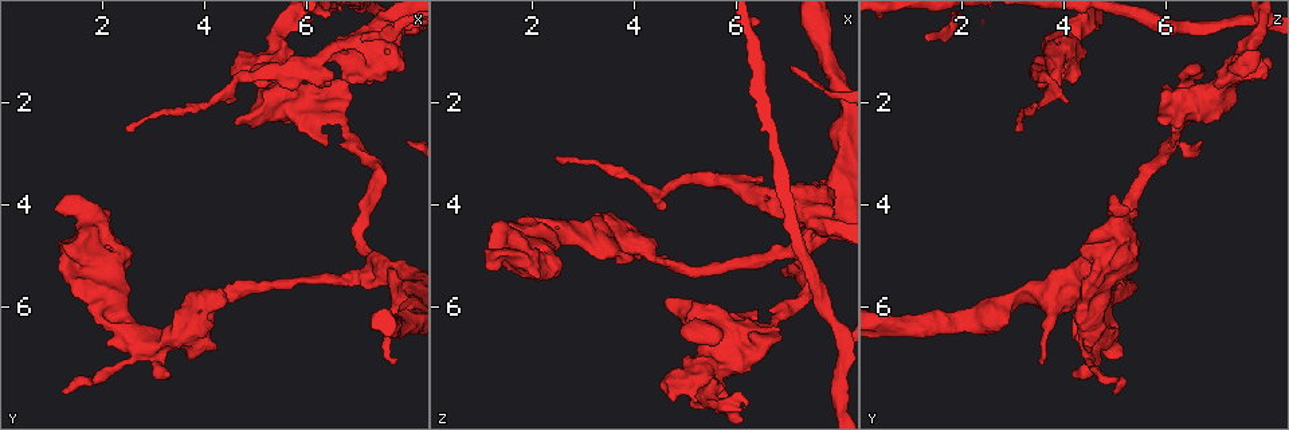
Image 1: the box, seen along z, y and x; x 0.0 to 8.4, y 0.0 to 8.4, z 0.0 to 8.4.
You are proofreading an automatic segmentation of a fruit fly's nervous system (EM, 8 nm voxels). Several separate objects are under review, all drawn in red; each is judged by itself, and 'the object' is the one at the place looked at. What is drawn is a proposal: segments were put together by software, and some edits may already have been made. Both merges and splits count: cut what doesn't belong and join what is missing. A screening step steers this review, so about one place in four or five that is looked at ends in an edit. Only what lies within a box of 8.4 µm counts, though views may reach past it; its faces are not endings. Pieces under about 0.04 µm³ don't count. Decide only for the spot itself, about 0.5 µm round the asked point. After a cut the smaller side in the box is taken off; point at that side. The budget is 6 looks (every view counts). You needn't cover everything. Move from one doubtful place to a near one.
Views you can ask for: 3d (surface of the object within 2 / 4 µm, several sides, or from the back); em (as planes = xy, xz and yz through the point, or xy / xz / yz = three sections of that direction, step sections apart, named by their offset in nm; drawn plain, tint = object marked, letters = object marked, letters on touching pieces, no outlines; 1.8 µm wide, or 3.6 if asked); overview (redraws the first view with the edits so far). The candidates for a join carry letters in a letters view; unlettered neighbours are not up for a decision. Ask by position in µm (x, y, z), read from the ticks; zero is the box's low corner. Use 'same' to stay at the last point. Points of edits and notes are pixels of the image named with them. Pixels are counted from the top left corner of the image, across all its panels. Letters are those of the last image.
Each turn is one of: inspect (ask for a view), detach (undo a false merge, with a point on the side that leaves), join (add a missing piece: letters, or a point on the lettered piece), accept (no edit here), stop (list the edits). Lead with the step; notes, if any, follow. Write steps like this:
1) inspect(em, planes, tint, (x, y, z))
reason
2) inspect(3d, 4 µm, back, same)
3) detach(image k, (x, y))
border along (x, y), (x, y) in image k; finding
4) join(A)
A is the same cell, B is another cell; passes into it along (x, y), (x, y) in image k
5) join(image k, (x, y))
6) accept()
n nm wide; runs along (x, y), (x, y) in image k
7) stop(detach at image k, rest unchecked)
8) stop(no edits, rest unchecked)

inspect(3d, 2 µm, (1.15, 4.05, 5.25))

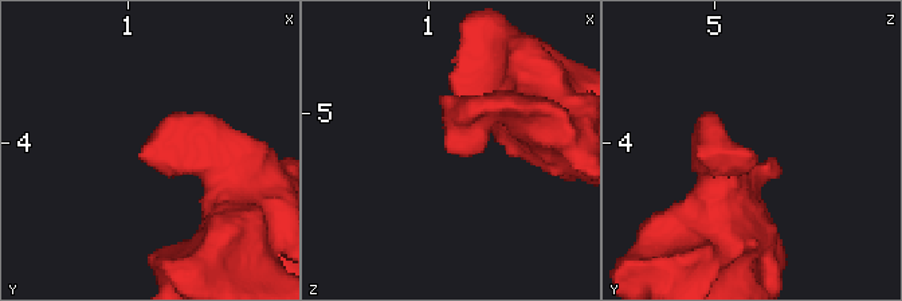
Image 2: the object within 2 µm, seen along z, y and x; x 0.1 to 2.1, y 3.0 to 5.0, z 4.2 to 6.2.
inspect(em, planes, tint, (1.12, 4.06, 5.24))
shape alone is not enough

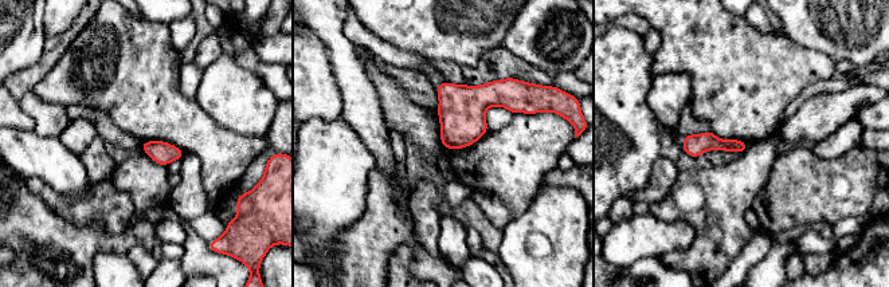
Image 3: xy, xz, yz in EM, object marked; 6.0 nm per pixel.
inspect(em, planes, letters, same)

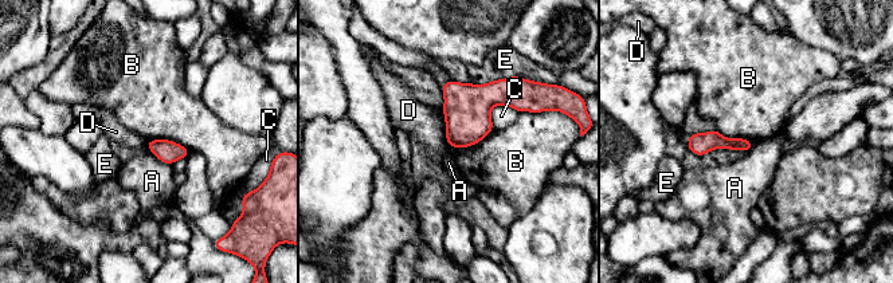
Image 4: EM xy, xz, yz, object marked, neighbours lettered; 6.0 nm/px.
accept()
A, B, C, D and E are other cells; none of them fits

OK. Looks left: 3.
inspect(em, planes, letters, (3.25, 7.25, 4.10))
branch stops here

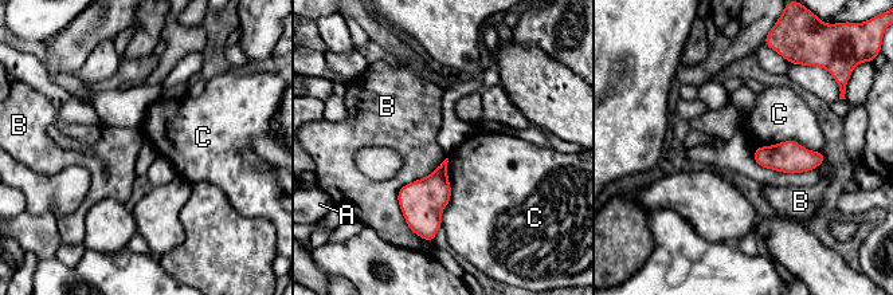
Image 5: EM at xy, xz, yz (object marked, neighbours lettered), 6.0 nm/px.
accept()
A, B and C are other cells; none of them fits

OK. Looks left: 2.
stop(no edits, rest unchecked)

